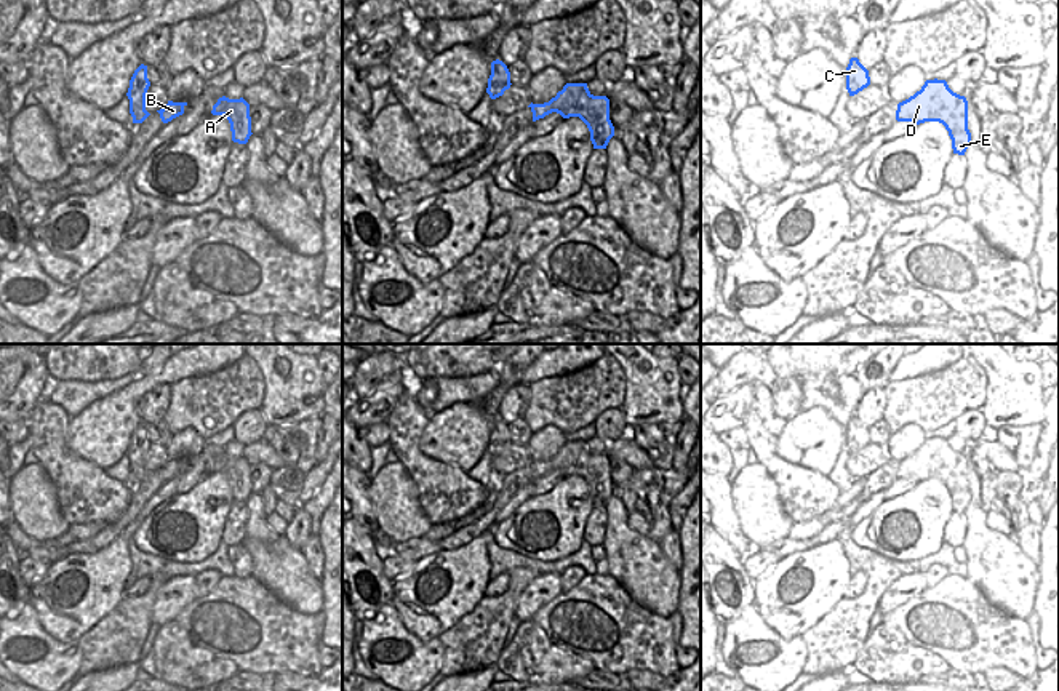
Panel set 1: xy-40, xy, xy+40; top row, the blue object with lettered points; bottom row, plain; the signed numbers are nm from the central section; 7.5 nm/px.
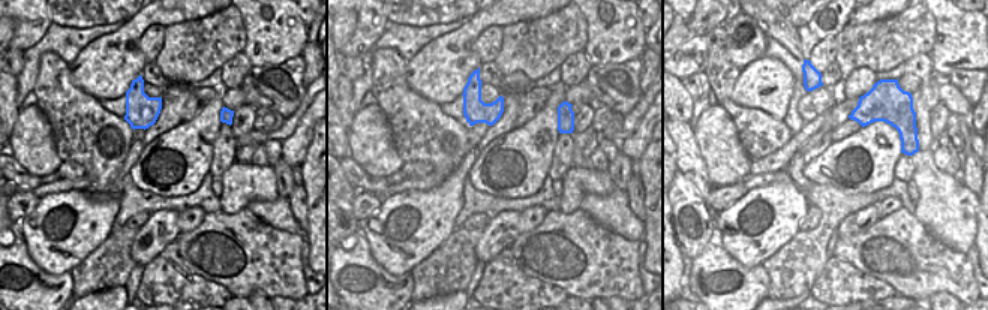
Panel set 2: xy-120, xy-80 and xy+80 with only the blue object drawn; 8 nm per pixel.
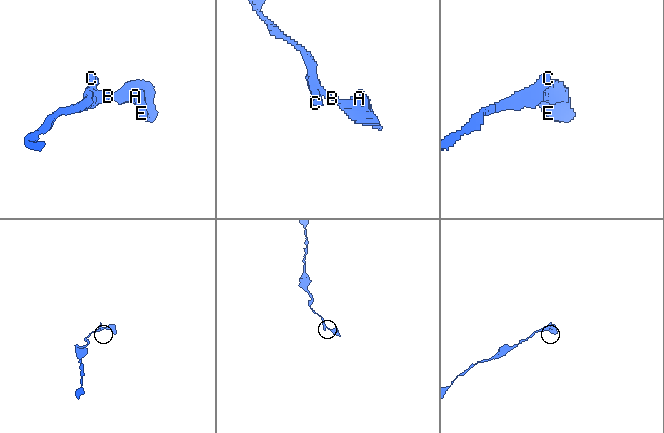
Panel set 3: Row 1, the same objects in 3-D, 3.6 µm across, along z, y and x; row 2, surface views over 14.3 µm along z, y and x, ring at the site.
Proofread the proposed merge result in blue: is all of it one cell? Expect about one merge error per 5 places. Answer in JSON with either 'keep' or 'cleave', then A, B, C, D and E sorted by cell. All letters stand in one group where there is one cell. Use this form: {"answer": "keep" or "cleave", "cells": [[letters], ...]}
{"answer": "keep", "cells": [["A", "B", "C", "D", "E"]]}

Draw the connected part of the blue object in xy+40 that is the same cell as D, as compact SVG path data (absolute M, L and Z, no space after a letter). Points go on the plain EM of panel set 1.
M926 438L920 449L897 462L897 480L939 480L949 489L953 512L965 513L971 504L968 459L953 451L945 438Z

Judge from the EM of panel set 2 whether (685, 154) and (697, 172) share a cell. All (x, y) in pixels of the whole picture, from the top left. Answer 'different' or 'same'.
same

